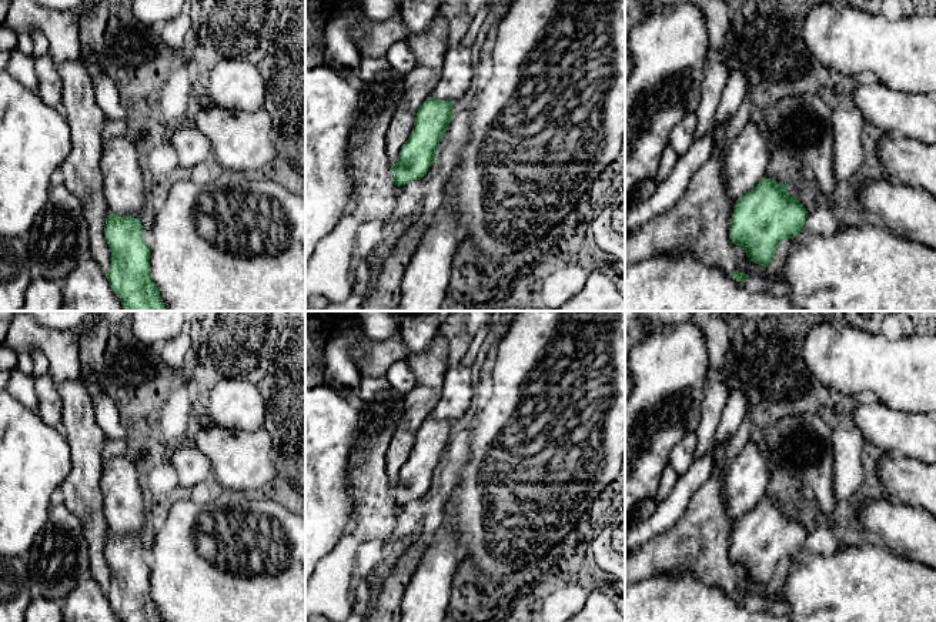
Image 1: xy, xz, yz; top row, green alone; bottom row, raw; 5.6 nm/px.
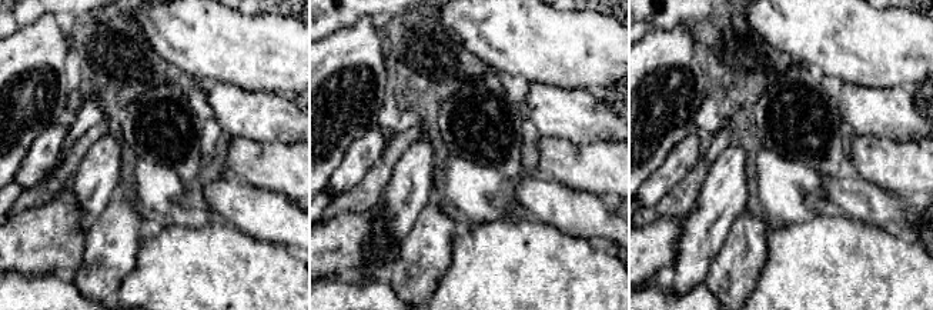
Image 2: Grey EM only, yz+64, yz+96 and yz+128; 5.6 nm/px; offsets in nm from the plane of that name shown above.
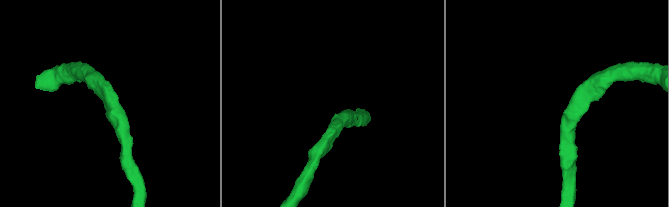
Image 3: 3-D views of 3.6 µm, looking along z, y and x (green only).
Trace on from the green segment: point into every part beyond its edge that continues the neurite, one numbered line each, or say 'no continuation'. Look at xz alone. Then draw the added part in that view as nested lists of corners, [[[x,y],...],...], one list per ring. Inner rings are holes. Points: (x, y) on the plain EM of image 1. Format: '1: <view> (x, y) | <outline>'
1: xz (458, 393) | [[[461,362],[448,367],[442,395],[431,412],[431,418],[455,421],[462,417],[475,401],[475,387],[472,384],[471,368]]]

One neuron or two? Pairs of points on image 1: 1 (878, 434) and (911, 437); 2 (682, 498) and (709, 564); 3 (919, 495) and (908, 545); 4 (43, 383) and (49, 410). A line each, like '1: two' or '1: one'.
1: one
2: two
3: two
4: one

